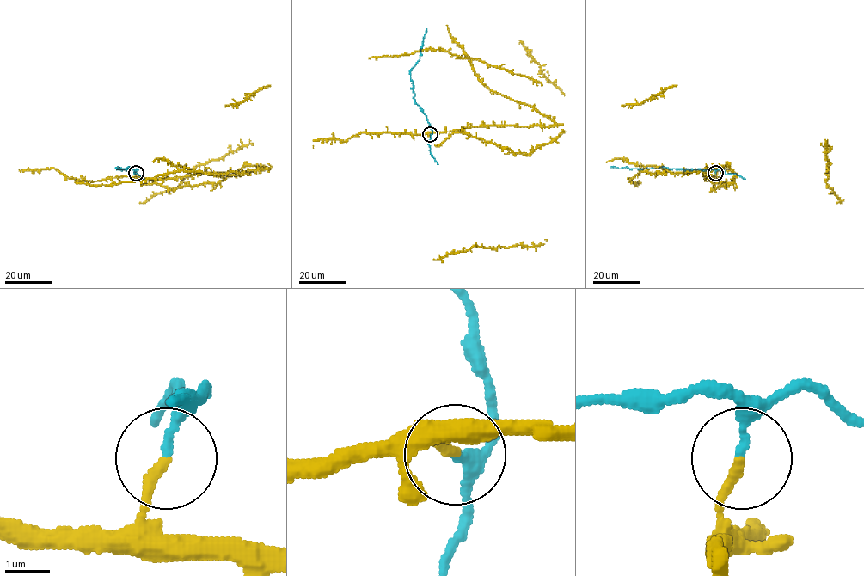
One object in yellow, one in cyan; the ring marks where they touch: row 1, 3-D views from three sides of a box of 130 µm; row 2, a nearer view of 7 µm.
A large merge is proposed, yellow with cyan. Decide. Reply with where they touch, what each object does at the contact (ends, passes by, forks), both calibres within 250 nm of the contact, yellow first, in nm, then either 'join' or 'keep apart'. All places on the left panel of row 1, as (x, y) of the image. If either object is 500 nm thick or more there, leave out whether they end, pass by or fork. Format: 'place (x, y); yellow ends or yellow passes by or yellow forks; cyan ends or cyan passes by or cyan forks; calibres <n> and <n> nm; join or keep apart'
place (136, 173); yellow ends; cyan ends; calibres 240 and 160 nm; keep apart

